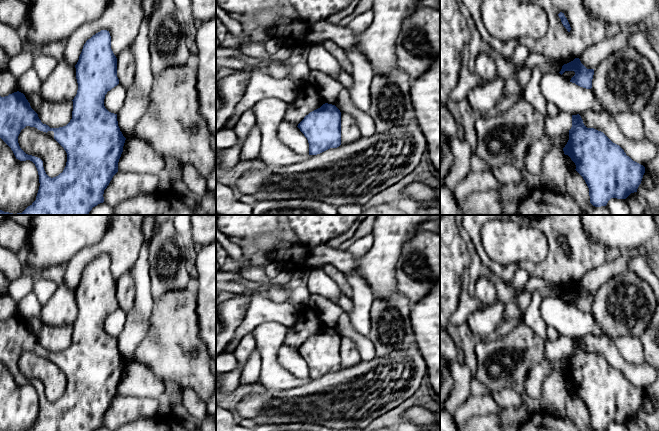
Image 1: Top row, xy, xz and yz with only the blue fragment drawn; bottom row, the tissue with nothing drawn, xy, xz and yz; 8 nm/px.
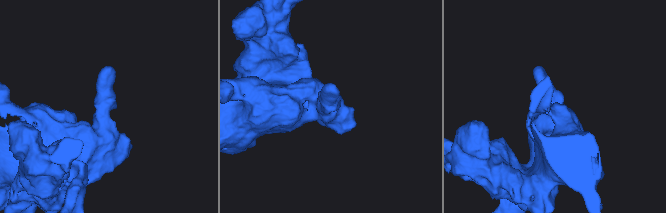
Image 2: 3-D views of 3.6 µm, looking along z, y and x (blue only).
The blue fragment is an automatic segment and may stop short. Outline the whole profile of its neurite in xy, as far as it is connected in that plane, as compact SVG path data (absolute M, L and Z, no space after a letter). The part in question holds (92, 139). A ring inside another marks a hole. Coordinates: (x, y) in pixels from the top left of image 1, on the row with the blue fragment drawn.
M101 30L86 41L75 68L78 90L72 100L72 119L66 126L50 128L43 124L25 95L19 91L0 96L0 138L11 148L16 159L30 160L35 164L40 183L36 200L22 213L0 210L0 215L88 215L93 207L104 202L104 190L118 172L118 162L126 140L118 126L117 114L109 112L104 106L107 92L119 84L117 58L111 49L109 31ZM26 126L46 133L54 132L54 139L67 153L66 166L58 176L49 177L43 161L20 148L18 136Z

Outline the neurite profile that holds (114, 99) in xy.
M120 84L107 92L104 99L105 108L114 114L117 114L124 105L127 90Z

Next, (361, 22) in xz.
M369 10L355 17L348 27L356 34L363 32L373 21L373 10Z

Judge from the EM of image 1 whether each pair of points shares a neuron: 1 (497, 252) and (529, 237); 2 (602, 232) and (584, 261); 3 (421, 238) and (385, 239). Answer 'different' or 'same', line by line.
1: same
2: different
3: different

